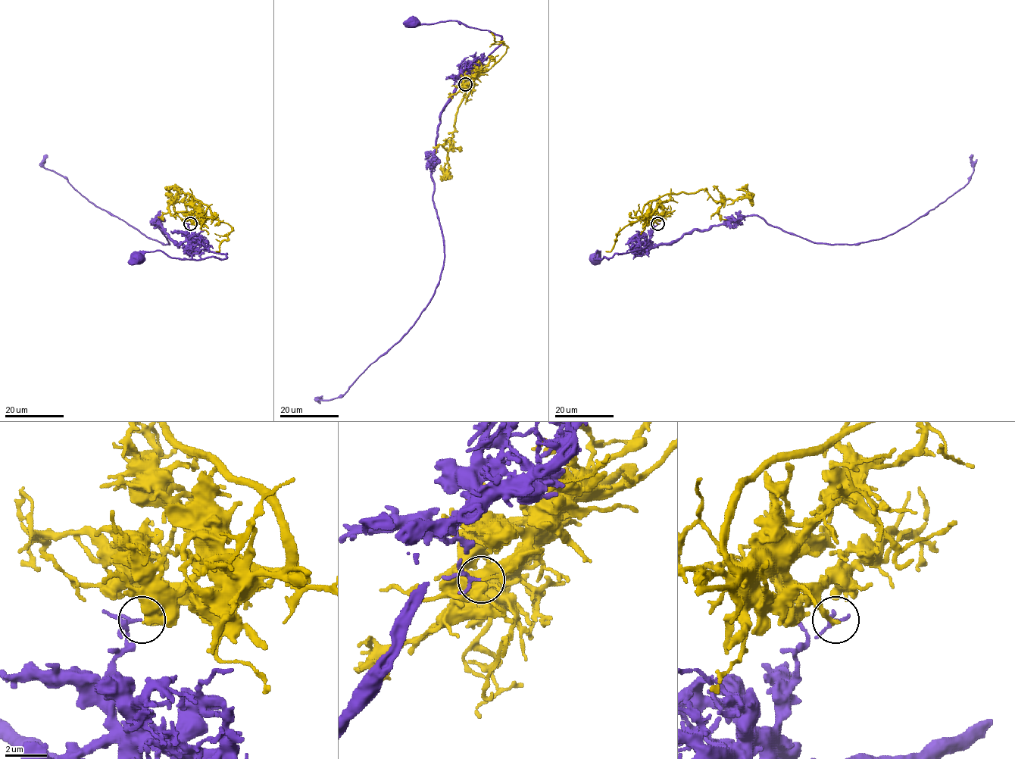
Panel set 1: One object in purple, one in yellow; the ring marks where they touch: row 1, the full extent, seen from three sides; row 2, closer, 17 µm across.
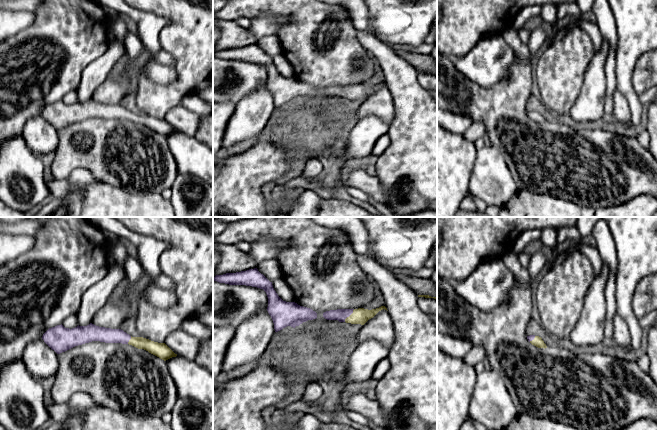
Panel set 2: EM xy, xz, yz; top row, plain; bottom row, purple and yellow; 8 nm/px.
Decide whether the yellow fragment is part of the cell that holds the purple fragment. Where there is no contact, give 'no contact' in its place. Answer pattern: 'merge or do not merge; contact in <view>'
do not merge; contact in xz

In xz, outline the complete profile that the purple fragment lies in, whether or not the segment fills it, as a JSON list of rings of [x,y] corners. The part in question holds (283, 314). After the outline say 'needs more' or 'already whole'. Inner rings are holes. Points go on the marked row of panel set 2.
[[[257,268],[216,275],[213,280],[229,285],[246,285],[263,289],[268,297],[267,311],[273,320],[275,332],[287,326],[295,328],[303,322],[317,318],[317,313],[312,309],[300,306],[295,302],[283,301],[274,290],[272,282]]]; already whole

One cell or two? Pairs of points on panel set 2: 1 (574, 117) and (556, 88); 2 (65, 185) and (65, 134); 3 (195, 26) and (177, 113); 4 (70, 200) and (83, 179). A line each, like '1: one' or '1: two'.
1: two
2: two
3: two
4: one

